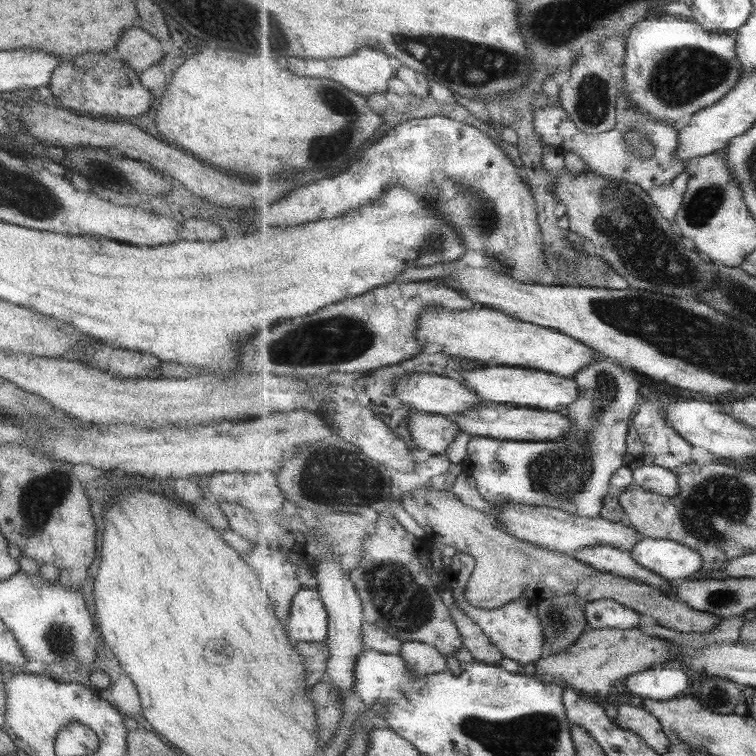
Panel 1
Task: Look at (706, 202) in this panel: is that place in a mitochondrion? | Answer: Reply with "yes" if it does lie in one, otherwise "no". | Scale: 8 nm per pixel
yes

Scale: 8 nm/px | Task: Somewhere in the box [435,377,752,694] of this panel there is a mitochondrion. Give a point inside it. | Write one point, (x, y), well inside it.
(564, 475)

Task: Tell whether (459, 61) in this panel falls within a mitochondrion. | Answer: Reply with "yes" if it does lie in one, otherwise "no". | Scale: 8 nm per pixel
yes

